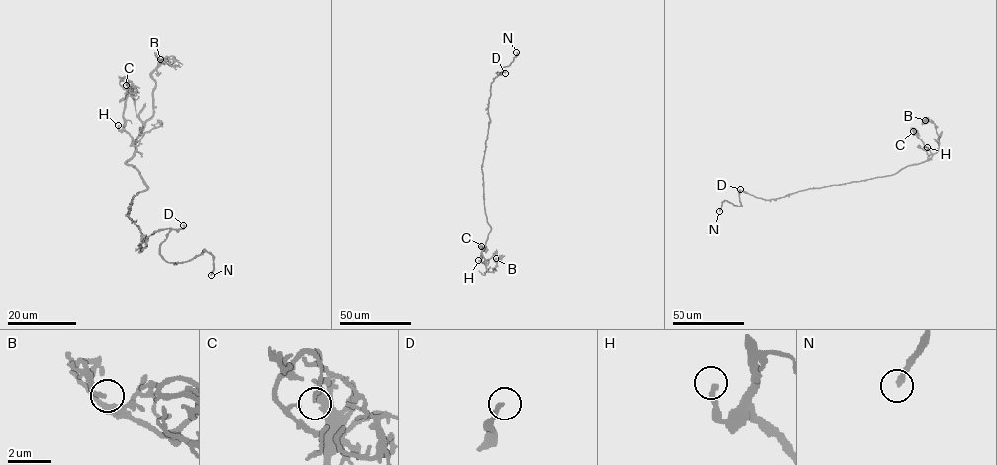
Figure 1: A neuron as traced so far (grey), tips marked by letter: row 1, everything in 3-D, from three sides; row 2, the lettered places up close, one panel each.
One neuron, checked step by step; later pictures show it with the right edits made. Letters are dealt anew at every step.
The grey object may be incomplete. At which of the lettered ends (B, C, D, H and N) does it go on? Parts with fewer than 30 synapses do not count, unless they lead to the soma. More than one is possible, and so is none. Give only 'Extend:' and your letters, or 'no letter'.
Extend: D, N

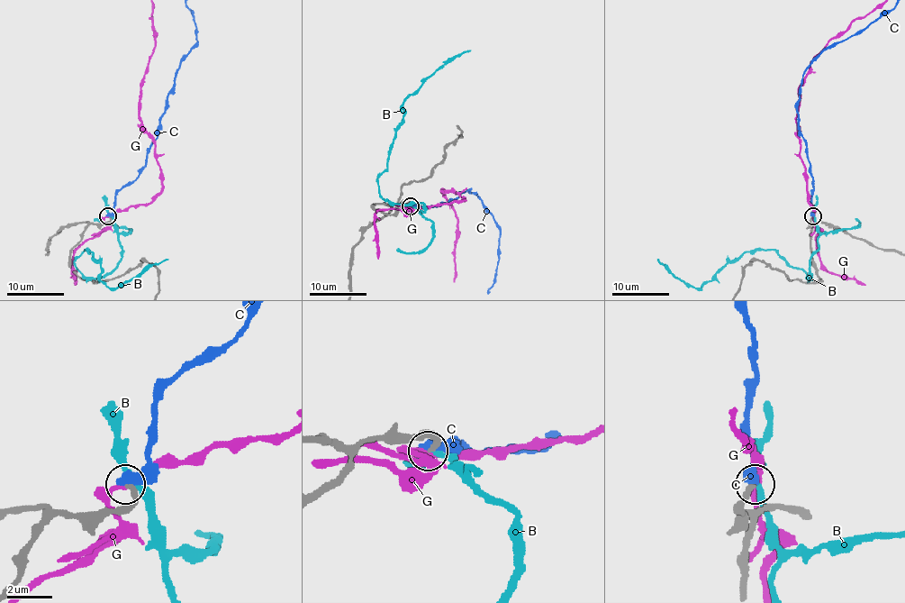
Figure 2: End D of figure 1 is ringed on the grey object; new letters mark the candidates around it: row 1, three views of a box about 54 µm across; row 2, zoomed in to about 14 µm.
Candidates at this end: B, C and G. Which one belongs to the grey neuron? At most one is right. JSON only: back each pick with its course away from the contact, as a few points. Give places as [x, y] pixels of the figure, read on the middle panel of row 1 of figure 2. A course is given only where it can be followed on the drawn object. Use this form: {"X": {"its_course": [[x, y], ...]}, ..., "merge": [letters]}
{"merge": []}

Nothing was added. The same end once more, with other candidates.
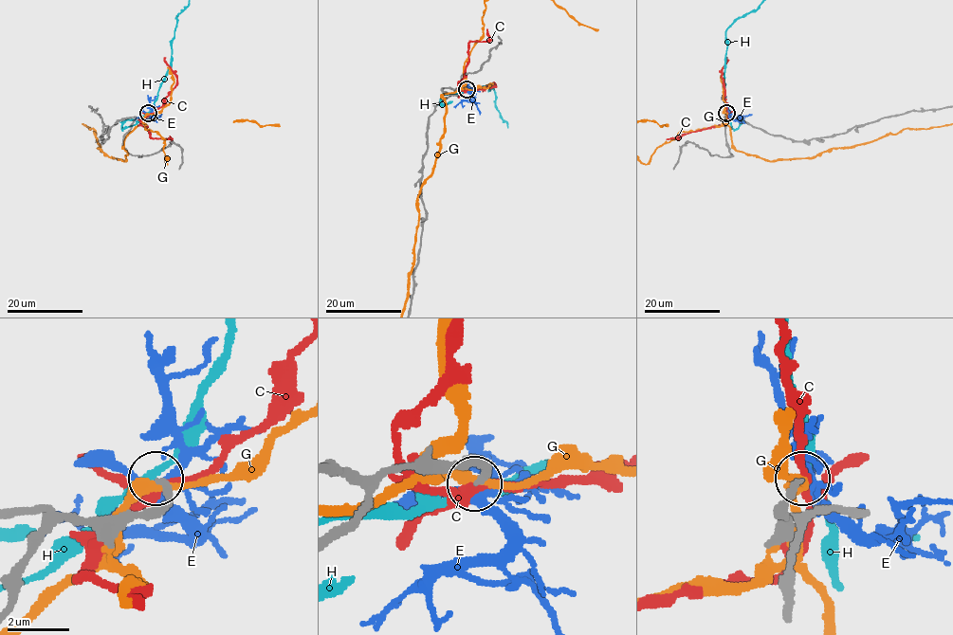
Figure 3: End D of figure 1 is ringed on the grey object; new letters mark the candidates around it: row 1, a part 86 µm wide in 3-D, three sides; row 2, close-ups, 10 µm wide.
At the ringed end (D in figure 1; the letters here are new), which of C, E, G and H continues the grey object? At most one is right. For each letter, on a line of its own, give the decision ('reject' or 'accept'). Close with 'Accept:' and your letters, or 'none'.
C: reject
E: reject
G: reject
H: reject
Accept: none

